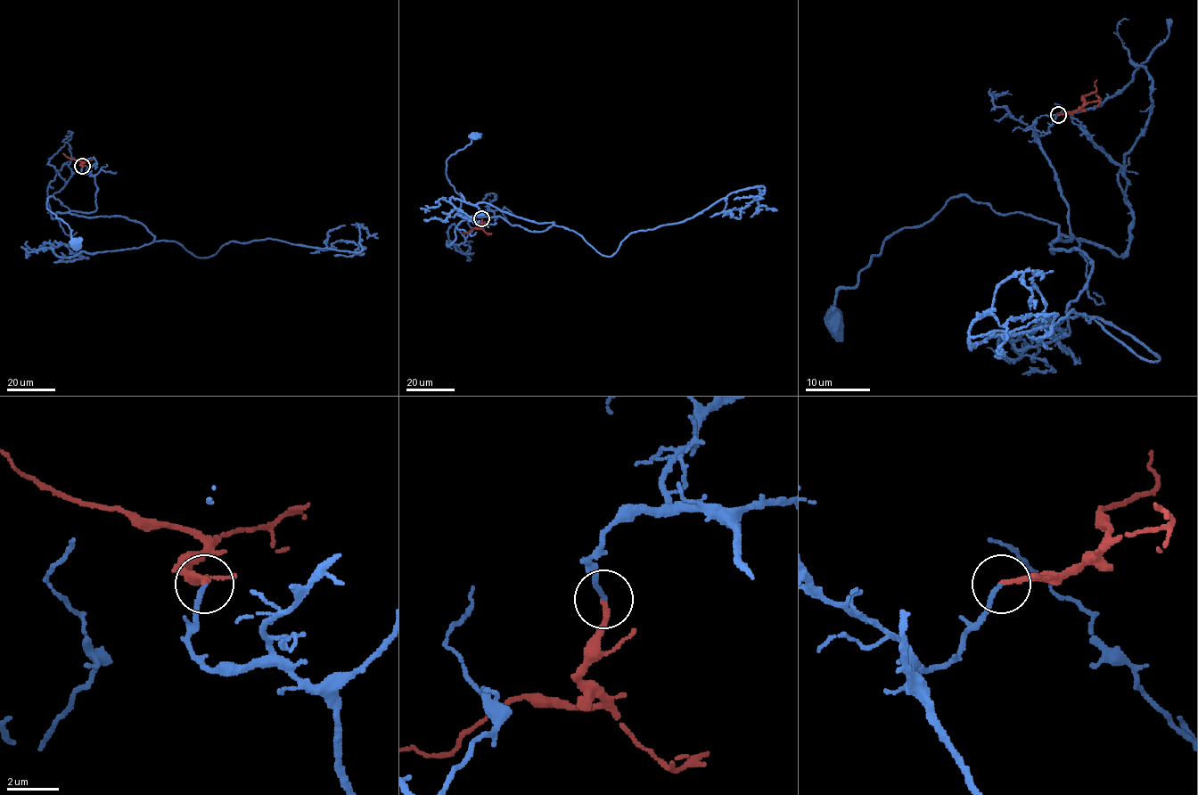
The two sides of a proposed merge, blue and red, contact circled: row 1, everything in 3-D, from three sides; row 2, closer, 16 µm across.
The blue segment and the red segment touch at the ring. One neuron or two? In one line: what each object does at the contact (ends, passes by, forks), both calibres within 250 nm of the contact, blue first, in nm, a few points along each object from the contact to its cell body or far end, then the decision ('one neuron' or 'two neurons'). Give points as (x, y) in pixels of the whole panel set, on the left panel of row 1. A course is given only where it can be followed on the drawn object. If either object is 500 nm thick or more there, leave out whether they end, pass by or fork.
blue ends; red ends; calibres 160 and 190 nm; course blue (83, 166), (83, 174), (94, 178), (96, 209), (70, 211), (52, 196), (46, 206), (68, 225), (76, 241); course red (83, 166), (81, 162), (62, 153); one neuron

